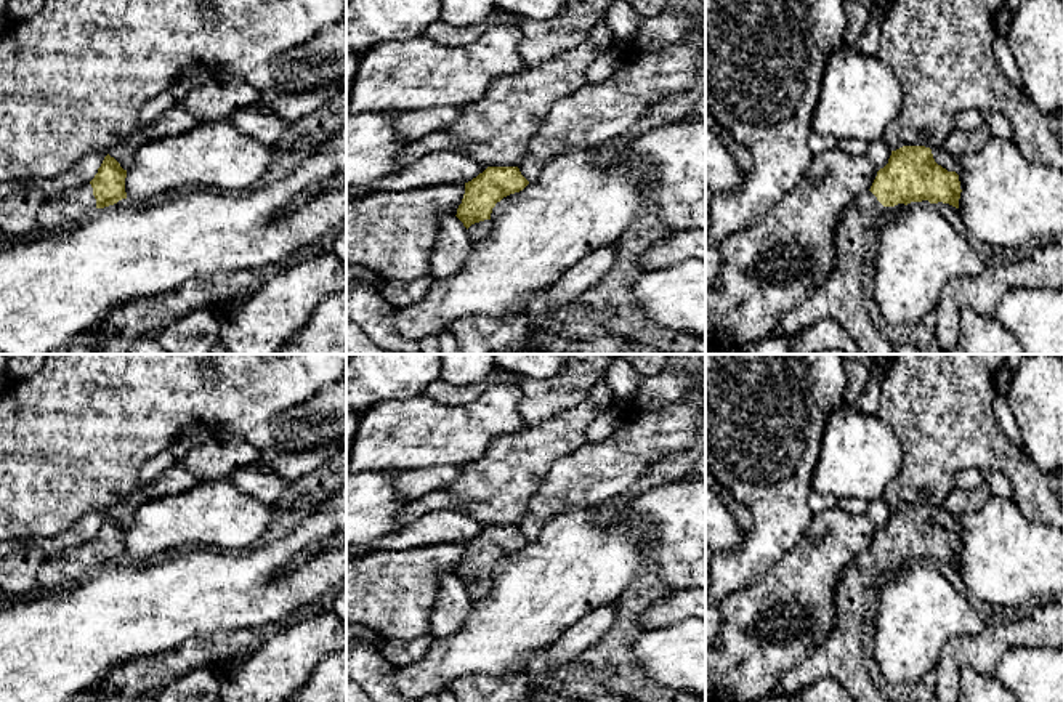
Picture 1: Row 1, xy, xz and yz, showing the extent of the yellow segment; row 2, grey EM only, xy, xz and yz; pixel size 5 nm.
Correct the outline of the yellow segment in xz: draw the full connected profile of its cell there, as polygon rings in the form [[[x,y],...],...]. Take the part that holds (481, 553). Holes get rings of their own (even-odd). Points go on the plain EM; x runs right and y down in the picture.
[[[487,526],[471,540],[465,542],[465,553],[457,567],[457,577],[467,587],[473,603],[491,595],[491,572],[503,556],[523,550],[529,540],[518,526]]]

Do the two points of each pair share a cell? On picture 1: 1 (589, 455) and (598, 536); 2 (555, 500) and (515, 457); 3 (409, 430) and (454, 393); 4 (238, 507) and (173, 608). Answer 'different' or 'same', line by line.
1: different
2: different
3: different
4: different

